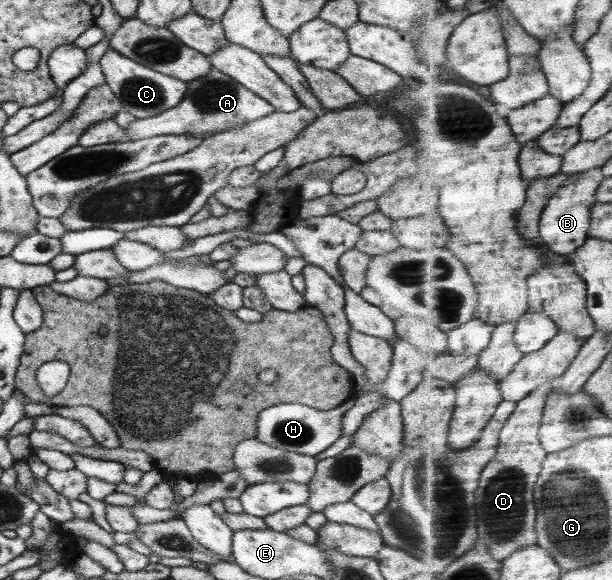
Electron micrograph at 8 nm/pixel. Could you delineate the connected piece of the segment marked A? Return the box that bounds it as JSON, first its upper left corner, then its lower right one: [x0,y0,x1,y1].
[125,66,274,142]

